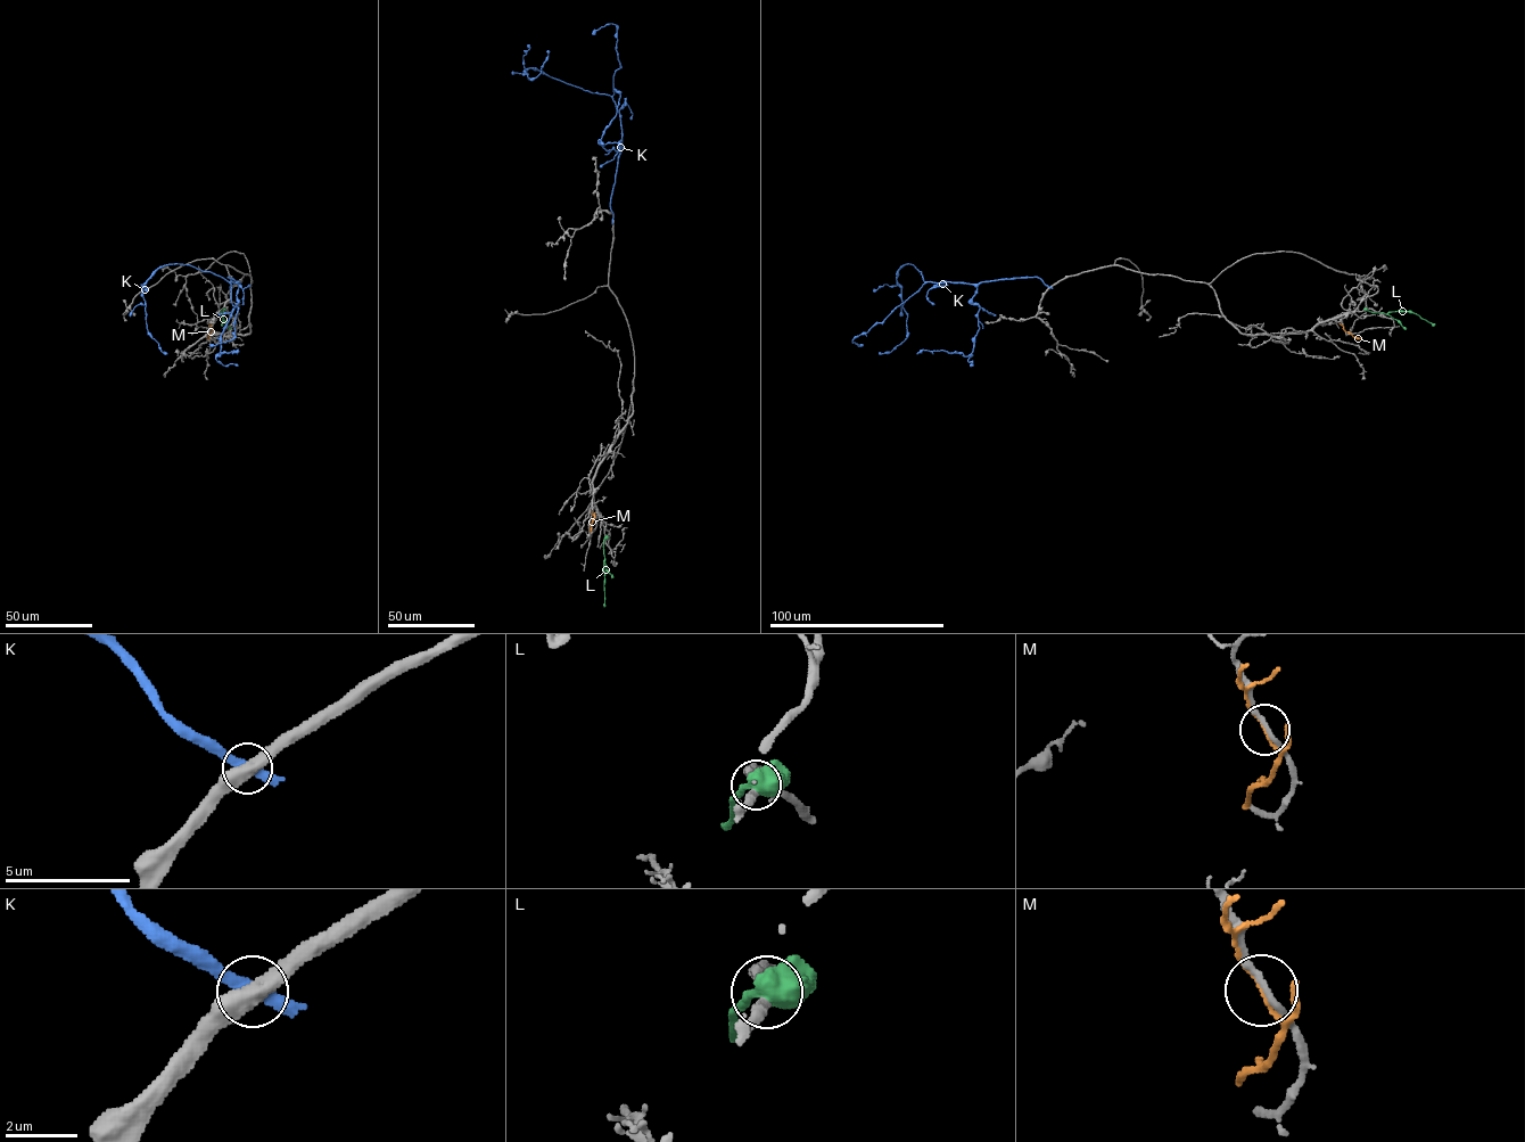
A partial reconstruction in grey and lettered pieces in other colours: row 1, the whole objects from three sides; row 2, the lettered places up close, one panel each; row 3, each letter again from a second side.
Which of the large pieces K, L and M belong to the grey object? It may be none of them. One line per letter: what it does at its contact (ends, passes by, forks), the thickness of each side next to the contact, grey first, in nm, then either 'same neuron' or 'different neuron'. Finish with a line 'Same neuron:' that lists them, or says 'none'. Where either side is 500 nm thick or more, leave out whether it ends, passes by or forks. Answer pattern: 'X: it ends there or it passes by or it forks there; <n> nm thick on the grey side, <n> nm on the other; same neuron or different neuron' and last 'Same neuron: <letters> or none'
K: it passes by; 480 nm thick on the grey side, 320 nm on the other; different neuron
L: 240 nm thick on the grey side, 600 nm on the other; different neuron
M: it passes by; 190 nm thick on the grey side, 120 nm on the other; different neuron
Same neuron: none

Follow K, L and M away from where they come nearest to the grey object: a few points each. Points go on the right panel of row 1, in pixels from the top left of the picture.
K: (1049, 287), (1036, 277), (925, 281), (906, 264), (897, 282), (907, 337), (890, 352), (879, 352)
L: (1366, 310), (1386, 314), (1411, 312), (1435, 323)
M: (1343, 328), (1360, 338)

